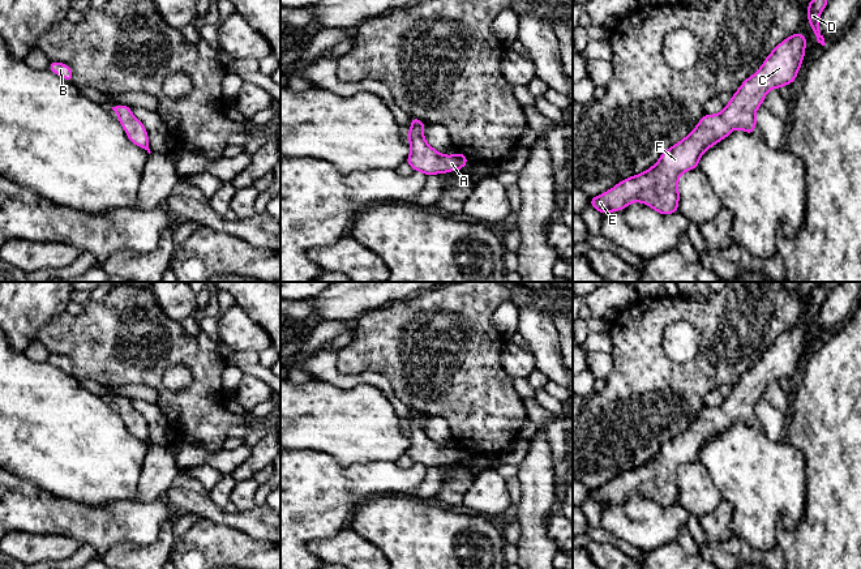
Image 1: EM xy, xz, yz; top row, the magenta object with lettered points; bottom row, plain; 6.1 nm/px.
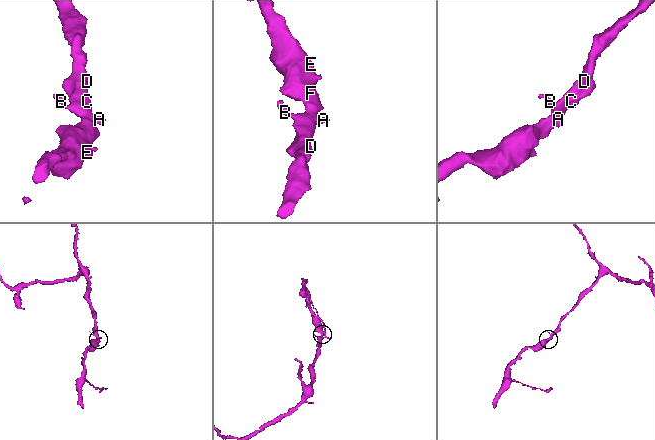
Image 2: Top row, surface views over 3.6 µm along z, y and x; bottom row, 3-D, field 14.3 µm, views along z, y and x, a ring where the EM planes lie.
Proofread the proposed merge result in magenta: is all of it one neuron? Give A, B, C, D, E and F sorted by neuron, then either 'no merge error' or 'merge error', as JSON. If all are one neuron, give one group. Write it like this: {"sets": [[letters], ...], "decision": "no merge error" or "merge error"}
{"sets": [["A", "B", "C", "D", "E", "F"]], "decision": "no merge error"}

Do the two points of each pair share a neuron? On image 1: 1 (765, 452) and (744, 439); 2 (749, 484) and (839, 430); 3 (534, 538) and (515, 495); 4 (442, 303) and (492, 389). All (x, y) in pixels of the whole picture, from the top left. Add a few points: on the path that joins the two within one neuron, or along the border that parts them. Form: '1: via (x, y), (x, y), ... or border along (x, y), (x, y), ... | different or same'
1: via (759, 452), (749, 444) | same
2: border along (785, 439), (802, 454), (806, 483) | different
3: border along (517, 476), (521, 484), (521, 500), (513, 509) | different
4: via (449, 324), (458, 355), (471, 368) | same

